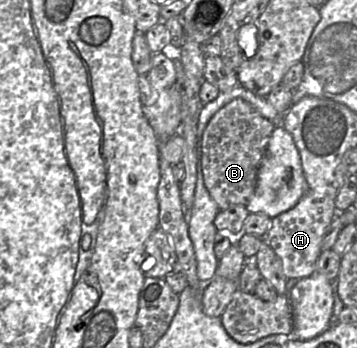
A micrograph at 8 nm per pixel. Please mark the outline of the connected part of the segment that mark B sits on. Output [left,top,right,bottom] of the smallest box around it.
[201,98,279,210]

